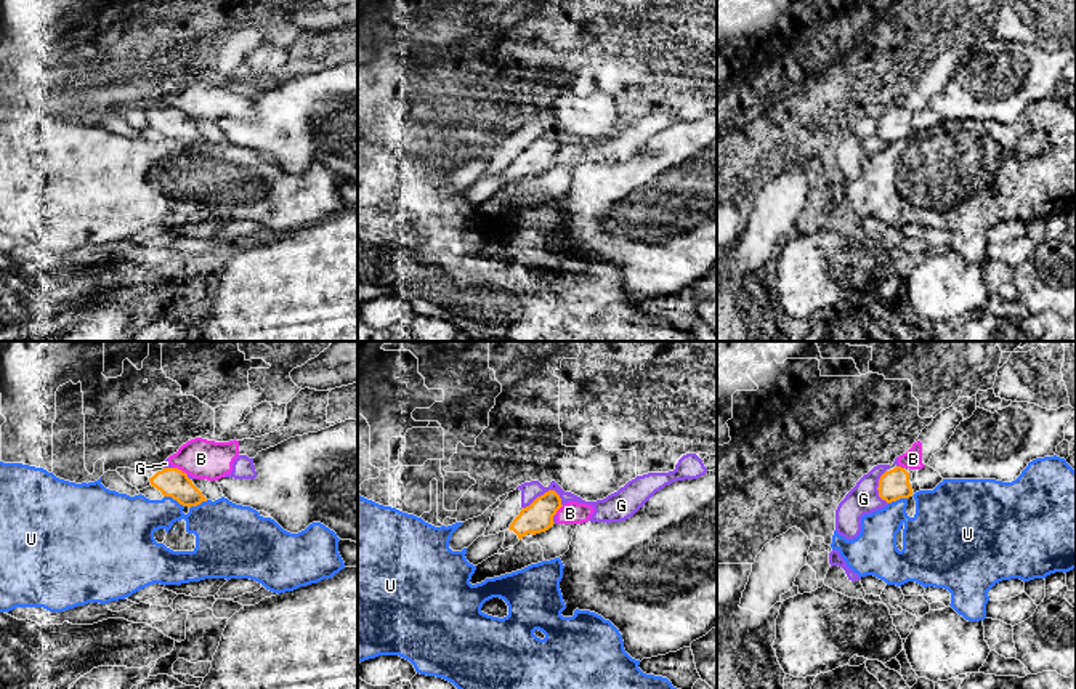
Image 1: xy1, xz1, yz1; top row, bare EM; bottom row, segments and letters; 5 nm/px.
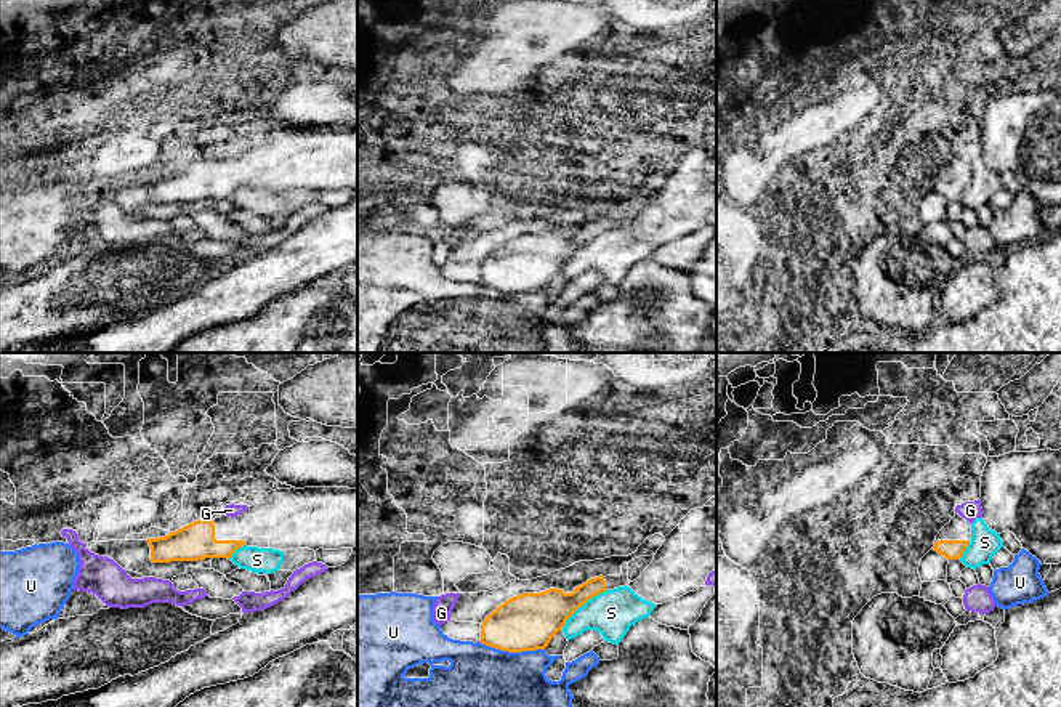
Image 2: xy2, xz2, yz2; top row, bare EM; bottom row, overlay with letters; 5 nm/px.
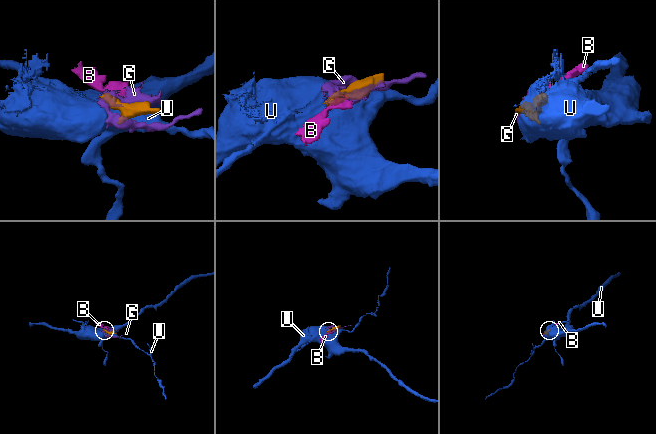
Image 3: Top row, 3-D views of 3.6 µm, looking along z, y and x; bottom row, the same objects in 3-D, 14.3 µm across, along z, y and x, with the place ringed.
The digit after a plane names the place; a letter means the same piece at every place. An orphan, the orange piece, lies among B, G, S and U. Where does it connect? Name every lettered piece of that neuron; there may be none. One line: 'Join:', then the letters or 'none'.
Join: none

